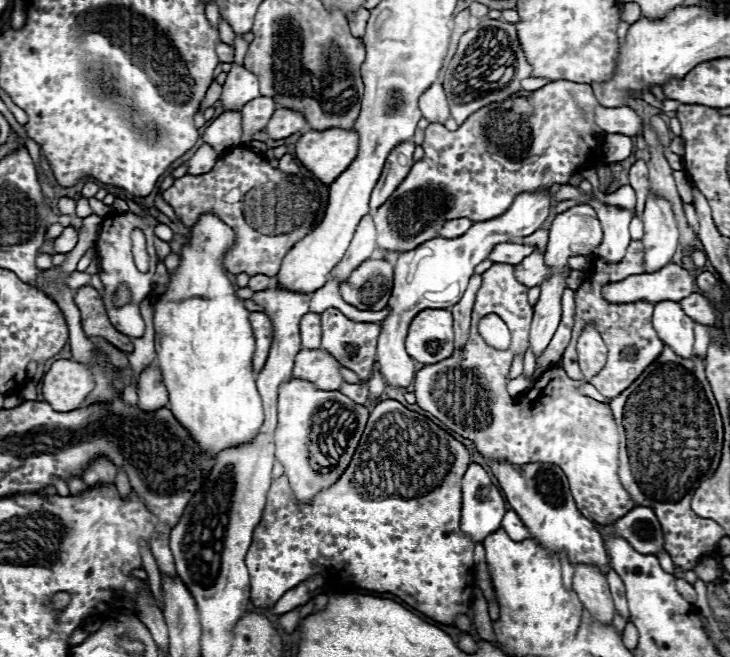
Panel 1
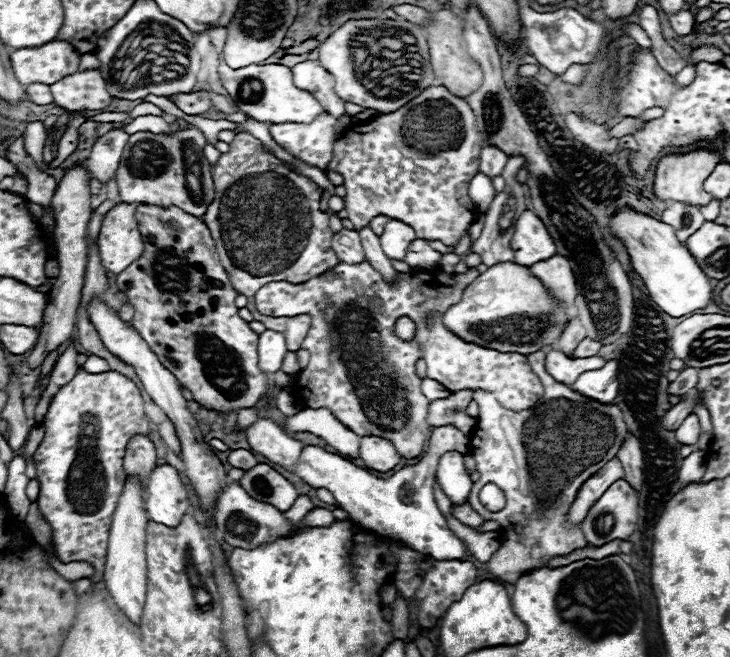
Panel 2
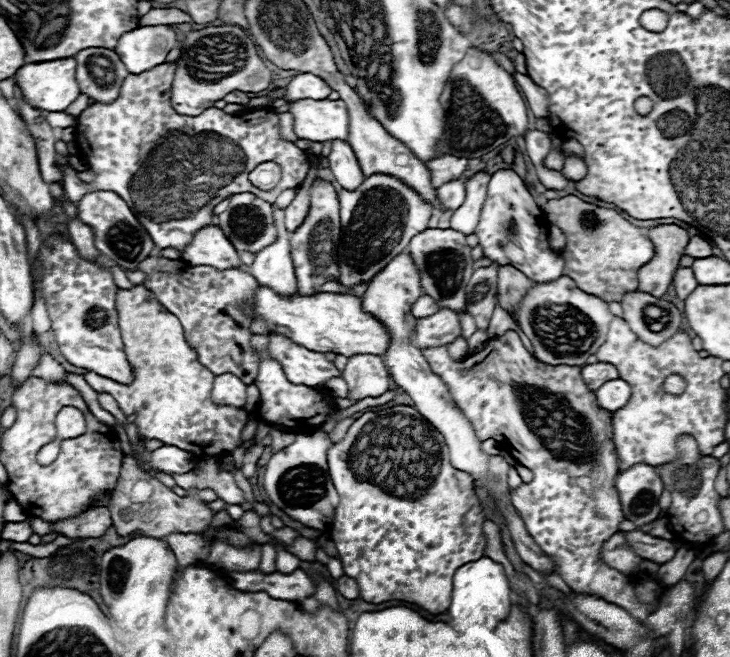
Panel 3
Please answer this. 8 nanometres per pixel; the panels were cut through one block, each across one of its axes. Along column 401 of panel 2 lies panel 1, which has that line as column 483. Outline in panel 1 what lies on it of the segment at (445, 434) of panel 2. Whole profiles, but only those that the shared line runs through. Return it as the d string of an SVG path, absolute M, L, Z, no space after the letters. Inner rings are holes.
M470 464L462 478L462 532L482 542L500 528L504 514L504 498L488 472L480 464Z

